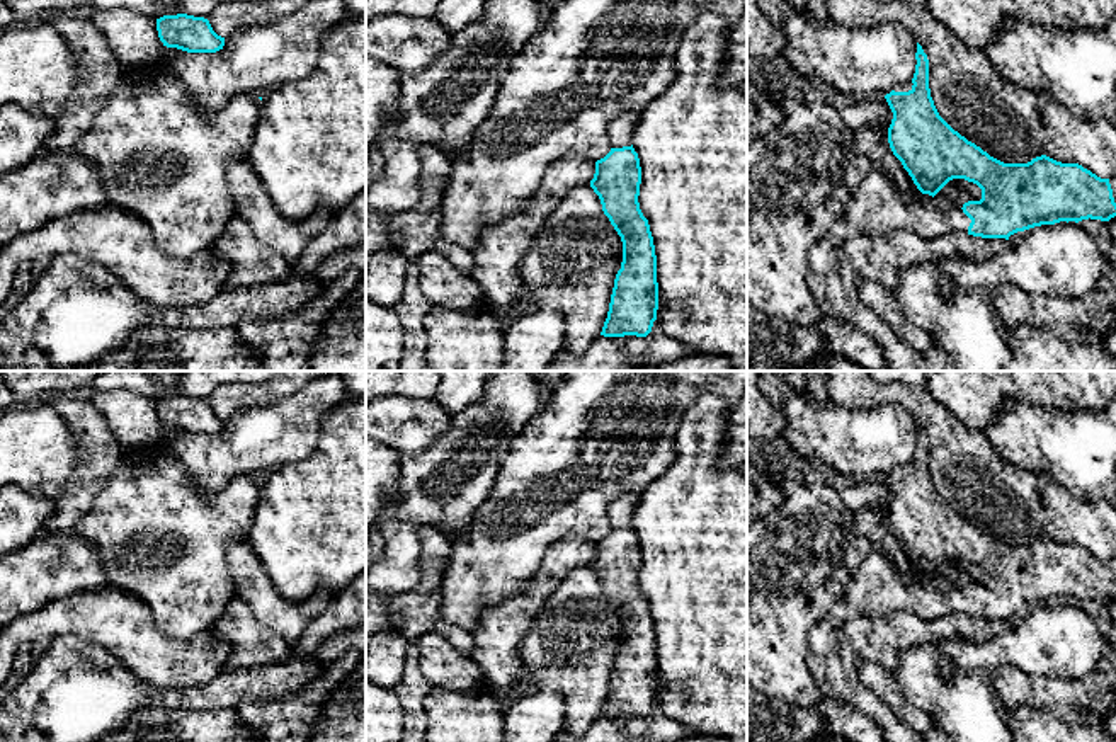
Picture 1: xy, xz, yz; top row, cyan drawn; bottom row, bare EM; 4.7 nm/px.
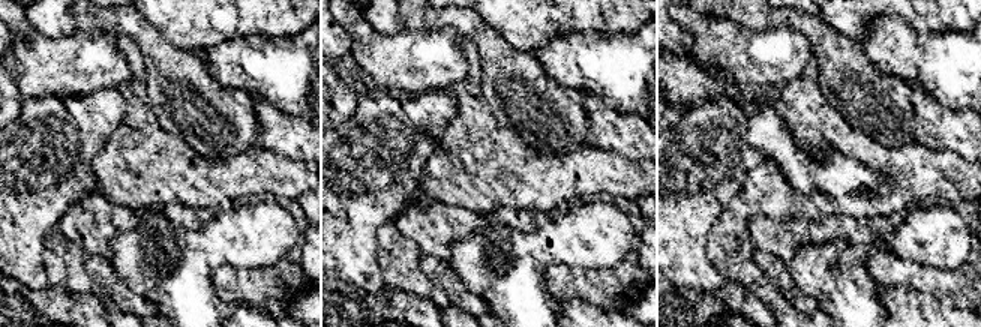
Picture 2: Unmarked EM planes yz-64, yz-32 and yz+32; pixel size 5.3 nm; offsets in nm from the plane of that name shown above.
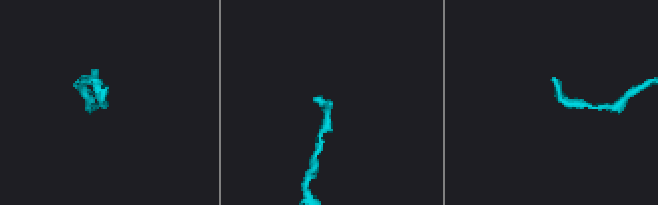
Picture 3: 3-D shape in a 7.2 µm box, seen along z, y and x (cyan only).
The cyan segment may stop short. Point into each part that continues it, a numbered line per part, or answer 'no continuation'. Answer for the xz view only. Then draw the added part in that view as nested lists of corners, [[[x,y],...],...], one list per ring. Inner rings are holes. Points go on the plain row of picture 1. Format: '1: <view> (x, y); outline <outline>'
1: xz (620, 511); outline [[[623,494],[609,504],[607,516],[612,529],[631,528],[631,516],[638,502],[640,494]]]

